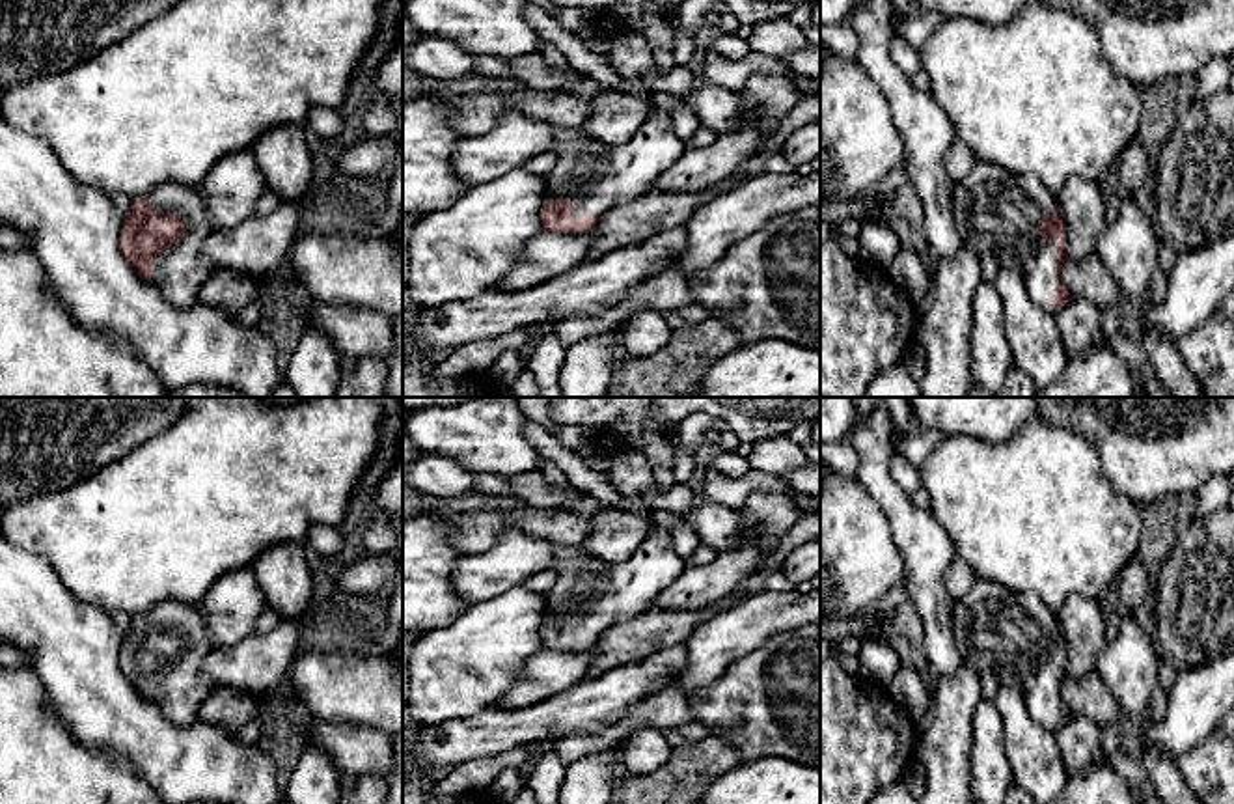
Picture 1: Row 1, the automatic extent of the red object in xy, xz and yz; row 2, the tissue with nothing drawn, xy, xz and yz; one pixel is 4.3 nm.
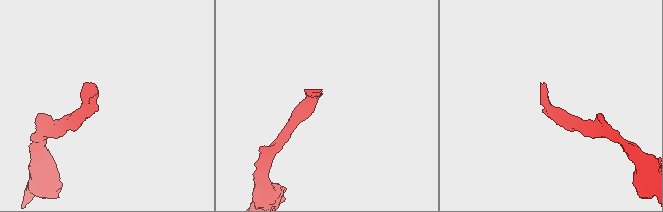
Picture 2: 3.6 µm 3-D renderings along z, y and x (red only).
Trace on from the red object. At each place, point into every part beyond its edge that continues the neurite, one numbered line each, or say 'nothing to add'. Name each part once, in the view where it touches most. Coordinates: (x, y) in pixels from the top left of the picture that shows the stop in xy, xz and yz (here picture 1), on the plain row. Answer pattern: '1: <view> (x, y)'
1: yz (996, 631)

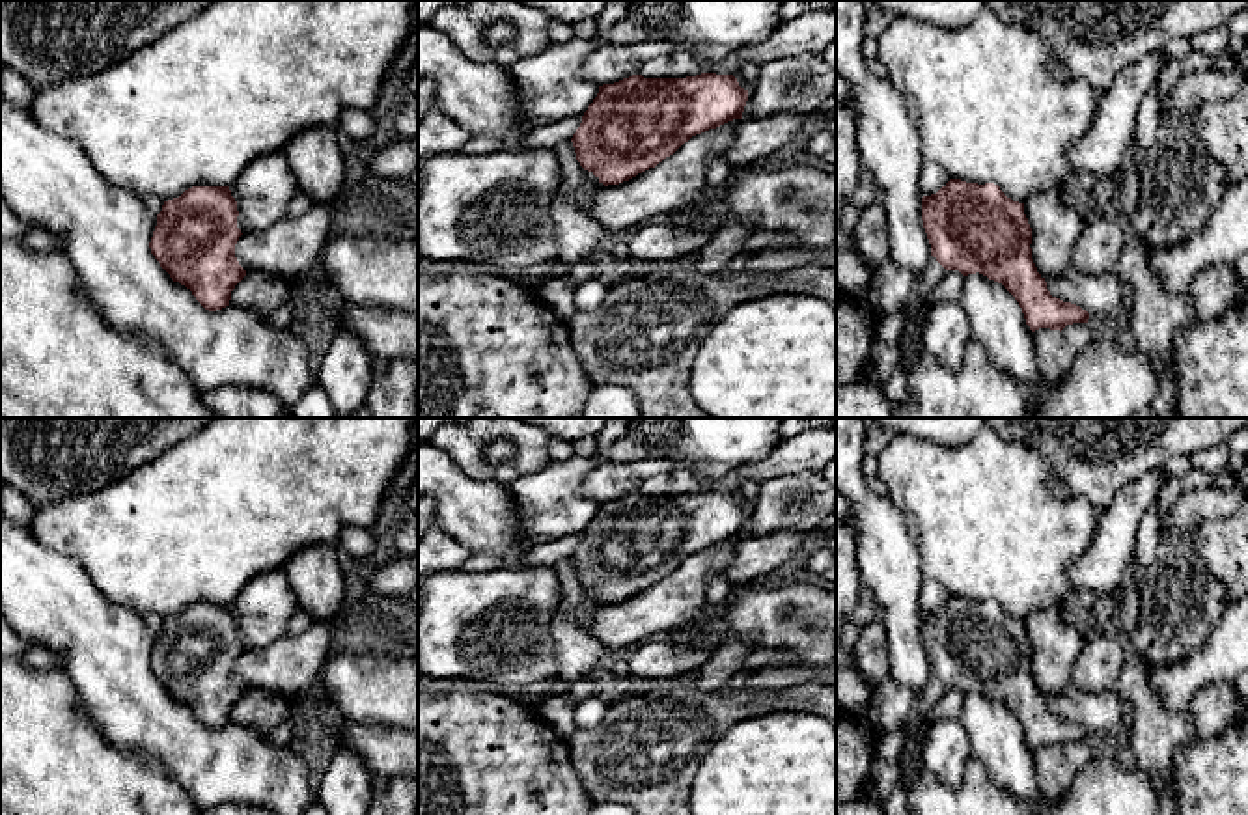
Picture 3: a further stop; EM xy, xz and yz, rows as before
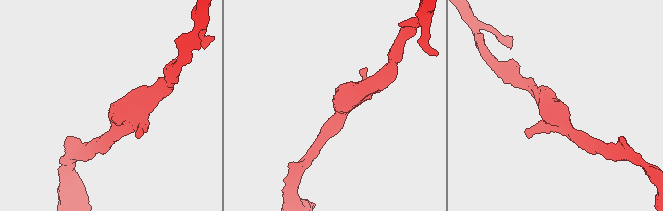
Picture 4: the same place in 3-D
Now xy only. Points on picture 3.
nothing to add

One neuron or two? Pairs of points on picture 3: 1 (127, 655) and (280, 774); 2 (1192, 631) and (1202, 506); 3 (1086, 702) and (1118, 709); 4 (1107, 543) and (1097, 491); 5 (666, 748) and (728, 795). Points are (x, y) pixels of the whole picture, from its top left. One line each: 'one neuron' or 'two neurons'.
1: one neuron
2: one neuron
3: one neuron
4: two neurons
5: two neurons

